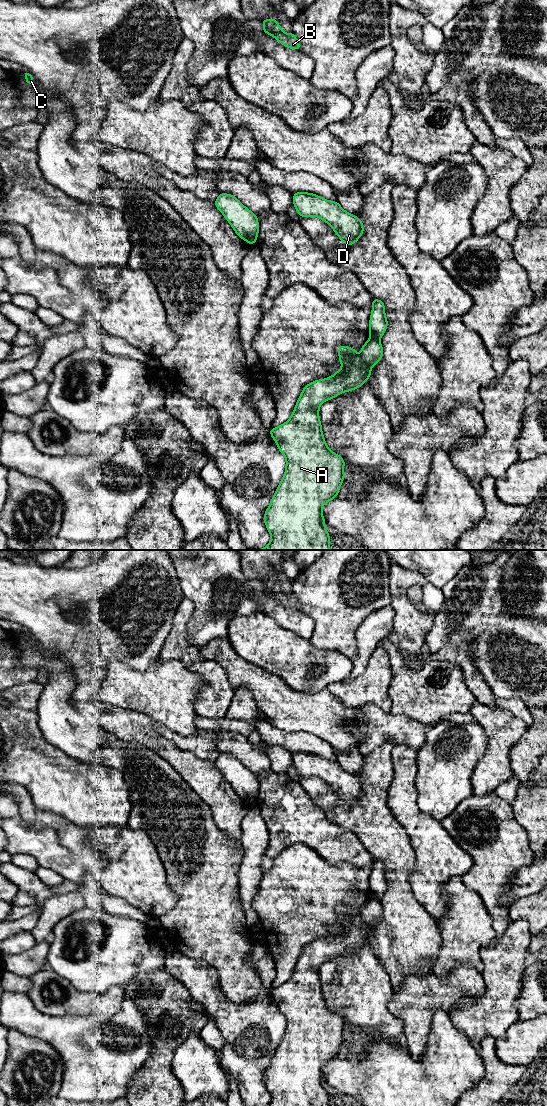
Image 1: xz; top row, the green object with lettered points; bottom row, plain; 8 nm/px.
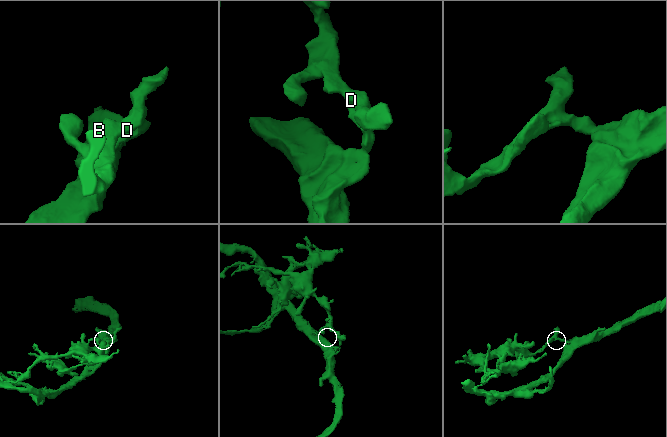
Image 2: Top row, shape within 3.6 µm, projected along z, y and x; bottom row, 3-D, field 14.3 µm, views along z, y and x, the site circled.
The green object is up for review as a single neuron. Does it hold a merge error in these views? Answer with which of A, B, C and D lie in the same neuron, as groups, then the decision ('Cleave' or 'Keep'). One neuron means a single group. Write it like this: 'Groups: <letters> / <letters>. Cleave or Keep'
Groups: A / B C D. Cleave

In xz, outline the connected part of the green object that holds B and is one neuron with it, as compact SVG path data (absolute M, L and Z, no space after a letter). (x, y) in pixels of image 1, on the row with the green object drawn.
M264 19L263 23L263 32L266 34L270 34L276 40L278 40L281 44L283 44L286 48L291 48L295 50L301 50L300 43L297 40L296 36L293 32L290 34L286 34L282 27L278 25L277 19Z

